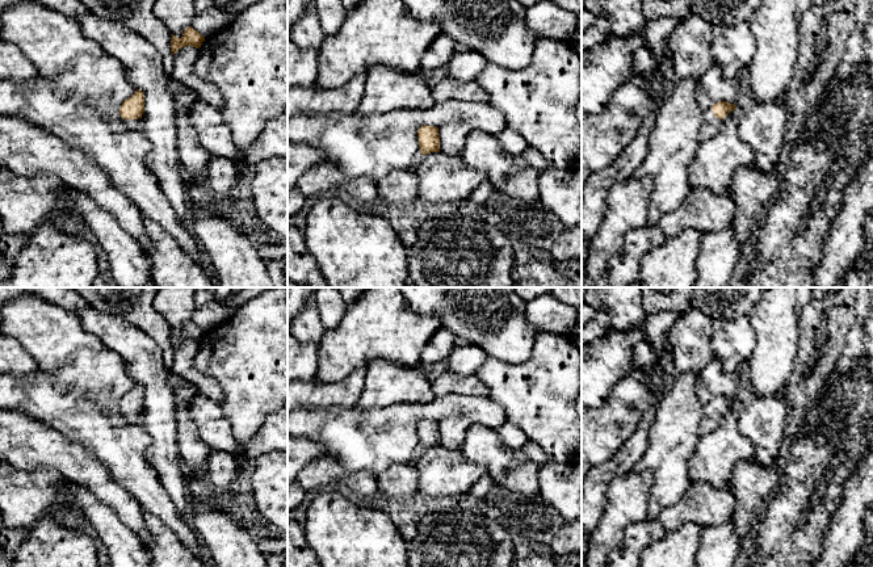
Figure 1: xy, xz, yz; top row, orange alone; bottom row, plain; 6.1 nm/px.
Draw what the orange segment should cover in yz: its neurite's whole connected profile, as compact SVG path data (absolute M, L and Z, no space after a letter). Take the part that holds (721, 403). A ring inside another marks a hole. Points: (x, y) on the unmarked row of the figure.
M719 395L714 398L710 403L704 406L704 416L701 419L698 432L700 436L705 436L710 432L714 432L721 423L723 412L733 404L735 404L736 399Z

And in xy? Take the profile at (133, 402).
M139 383L125 394L119 402L119 410L123 412L123 419L130 425L139 425L142 420L142 410L144 407L144 387Z

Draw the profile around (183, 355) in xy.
M193 340L179 343L173 349L172 373L179 374L194 383L202 394L219 404L223 398L221 386L213 378L201 374L193 368L193 357L197 348L198 343Z

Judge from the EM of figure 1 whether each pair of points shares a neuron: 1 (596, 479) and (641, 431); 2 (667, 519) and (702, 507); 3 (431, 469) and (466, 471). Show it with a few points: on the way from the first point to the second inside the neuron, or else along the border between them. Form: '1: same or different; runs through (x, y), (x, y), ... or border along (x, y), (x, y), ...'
1: same; runs through (609, 470), (637, 444)
2: same; runs through (676, 515), (693, 507)
3: same; runs through (440, 470), (457, 471)

